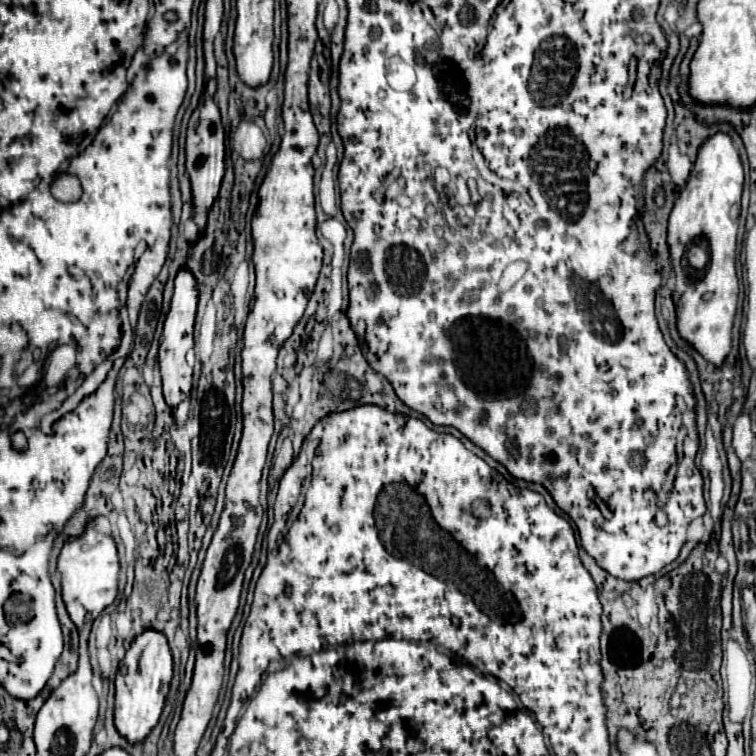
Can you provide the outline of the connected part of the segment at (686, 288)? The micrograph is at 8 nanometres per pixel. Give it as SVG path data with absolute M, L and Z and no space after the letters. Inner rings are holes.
M716 134L708 138L698 152L698 158L694 162L694 168L690 172L690 178L680 192L672 214L668 222L668 248L670 248L670 262L676 272L676 286L672 292L674 304L676 304L676 318L678 318L678 334L682 340L690 342L698 354L702 354L704 360L712 362L714 366L722 366L726 356L732 348L732 324L736 314L736 304L739 301L739 282L736 278L736 234L738 234L740 216L740 194L744 184L744 170L742 162L738 158L738 152L726 134ZM702 248L706 252L706 262L692 266L690 264L690 250ZM704 292L714 292L710 300L702 300L700 296Z

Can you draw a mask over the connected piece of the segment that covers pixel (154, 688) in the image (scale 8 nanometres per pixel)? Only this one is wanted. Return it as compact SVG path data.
M146 630L128 648L118 674L116 674L116 704L114 704L114 726L130 742L142 742L150 730L158 724L164 710L172 678L172 652L164 634Z

